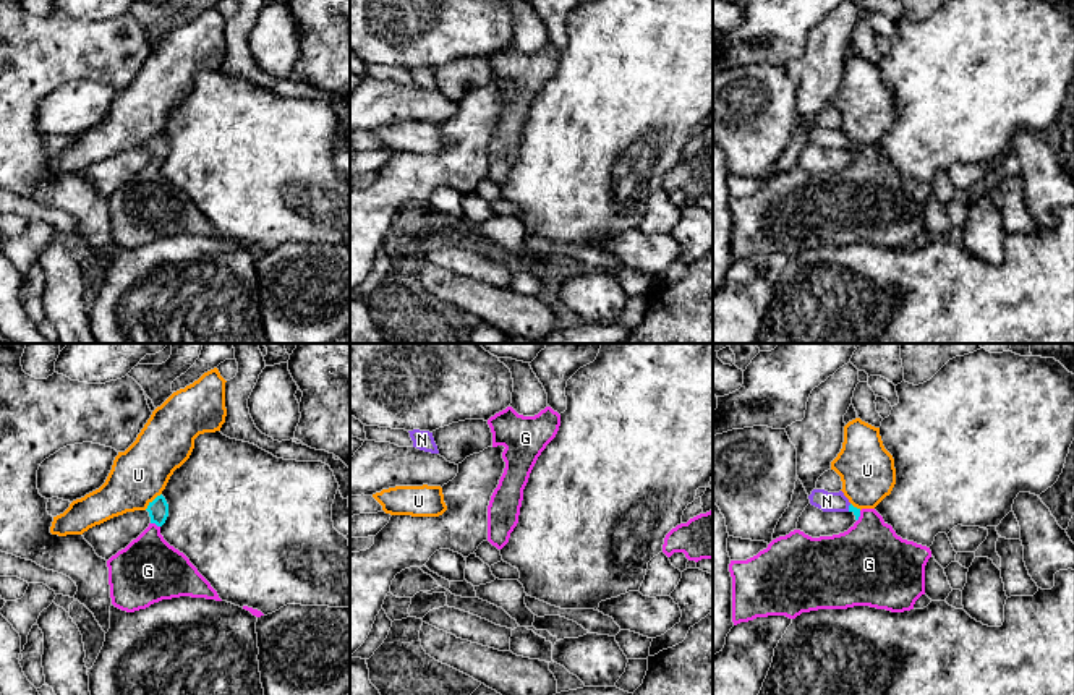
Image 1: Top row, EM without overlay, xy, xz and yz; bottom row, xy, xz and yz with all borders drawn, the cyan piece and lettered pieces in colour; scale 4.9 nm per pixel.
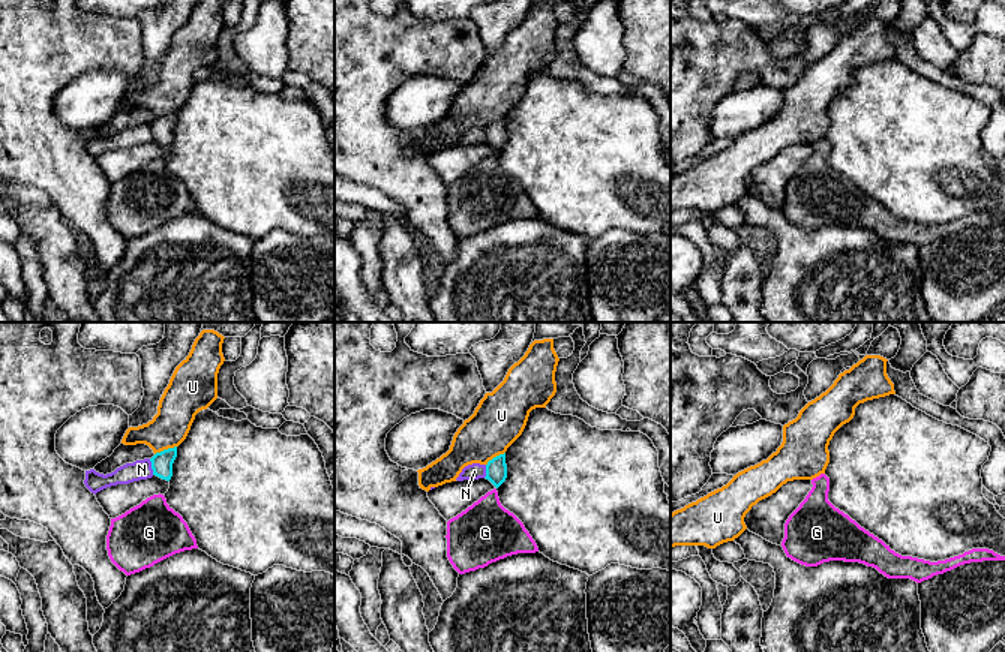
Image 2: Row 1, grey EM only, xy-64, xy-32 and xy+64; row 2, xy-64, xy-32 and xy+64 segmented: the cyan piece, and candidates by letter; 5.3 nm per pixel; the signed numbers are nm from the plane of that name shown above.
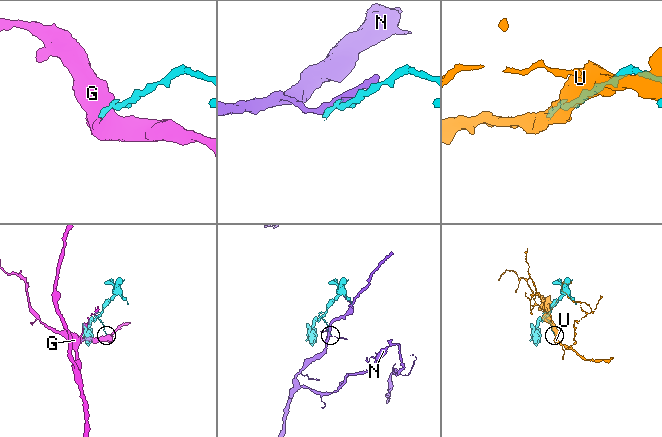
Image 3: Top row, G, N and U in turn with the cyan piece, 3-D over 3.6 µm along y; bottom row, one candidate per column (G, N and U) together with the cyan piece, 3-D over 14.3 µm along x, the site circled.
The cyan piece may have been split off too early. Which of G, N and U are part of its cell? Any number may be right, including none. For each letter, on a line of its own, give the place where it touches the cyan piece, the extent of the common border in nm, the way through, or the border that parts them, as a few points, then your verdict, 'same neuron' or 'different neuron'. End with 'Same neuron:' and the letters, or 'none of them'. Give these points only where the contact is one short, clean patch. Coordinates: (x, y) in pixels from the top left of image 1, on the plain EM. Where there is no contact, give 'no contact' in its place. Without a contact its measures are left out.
G: meets cyan in xy at (156, 161); contact 50 nm long; runs through xy (157, 146), (156, 161), (151, 172), (148, 208); same neuron
N: meets cyan in yz at (849, 144); contact 40 nm long; different neuron
U: meets cyan in xy at (153, 138); contact 120 nm long; different neuron
Same neuron: G

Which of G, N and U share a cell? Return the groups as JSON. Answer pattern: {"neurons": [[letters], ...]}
{"neurons": [["G"], ["N"], ["U"]]}

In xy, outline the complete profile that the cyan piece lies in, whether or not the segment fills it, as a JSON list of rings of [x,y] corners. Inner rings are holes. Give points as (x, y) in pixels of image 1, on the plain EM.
[[[157,133],[146,147],[149,164],[107,198],[112,241],[134,249],[180,233],[222,238],[190,196],[160,172],[168,154],[165,134]]]

